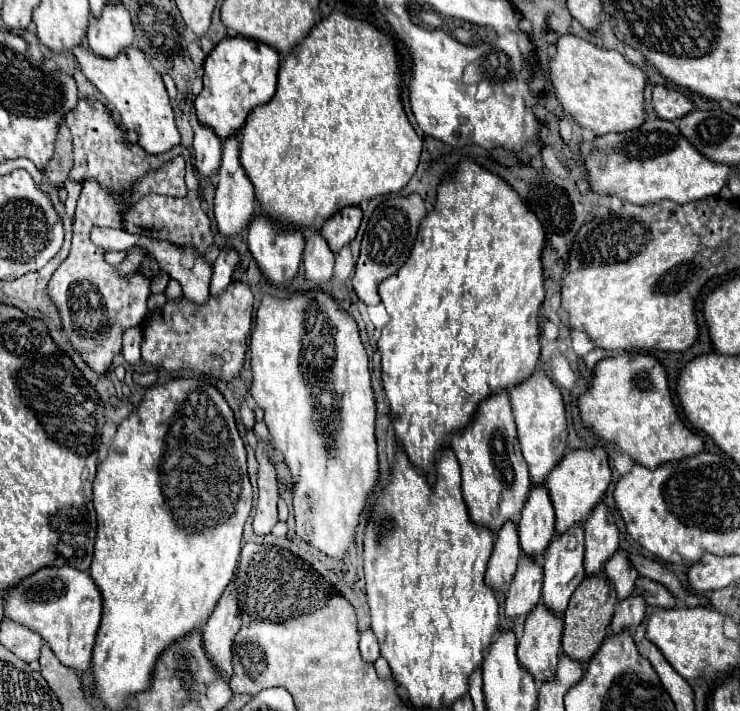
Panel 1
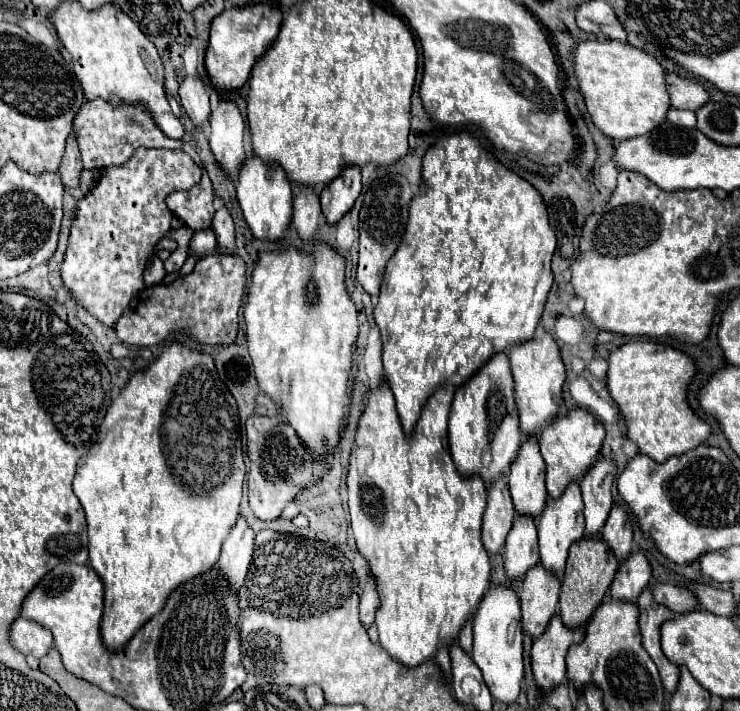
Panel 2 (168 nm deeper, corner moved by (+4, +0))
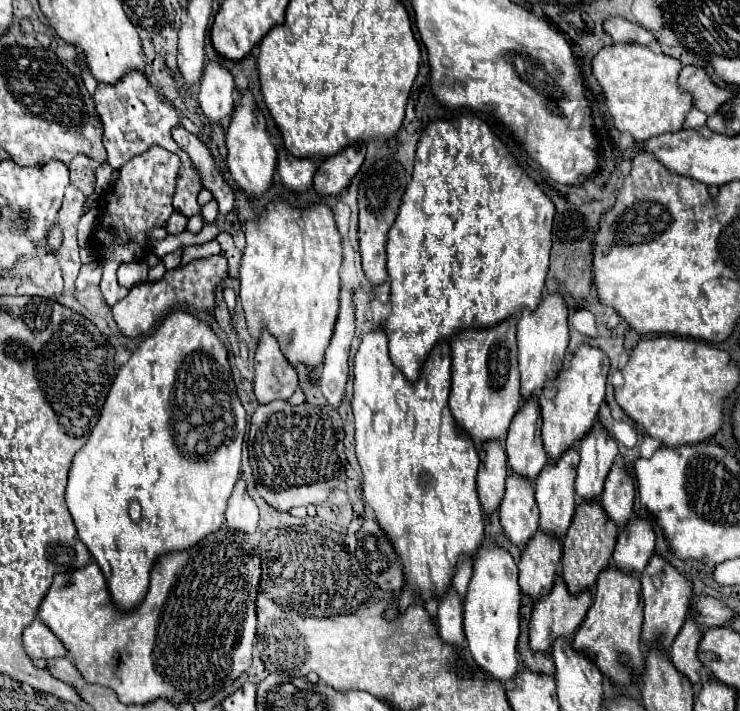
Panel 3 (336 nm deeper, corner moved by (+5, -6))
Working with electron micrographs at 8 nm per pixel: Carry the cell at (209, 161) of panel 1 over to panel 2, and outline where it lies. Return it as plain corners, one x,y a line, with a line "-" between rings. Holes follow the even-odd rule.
187,74
183,78
183,82
179,86
179,98
181,98
183,110
193,120
193,124
207,128
209,126
209,114
211,114
209,90
207,90
207,86
199,74
193,74
193,76

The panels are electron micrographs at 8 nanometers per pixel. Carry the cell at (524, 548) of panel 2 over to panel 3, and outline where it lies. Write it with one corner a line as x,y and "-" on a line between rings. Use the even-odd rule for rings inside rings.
510,472
500,506
500,524
506,538
522,550
538,532
538,518
540,512
534,500
532,482

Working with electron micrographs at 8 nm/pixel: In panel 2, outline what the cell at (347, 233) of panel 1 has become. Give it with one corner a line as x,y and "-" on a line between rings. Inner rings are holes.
343,170
343,176
339,176
339,180
331,180
331,184
321,192
321,210
329,224
339,222
341,216
353,208
353,202
361,192
361,170

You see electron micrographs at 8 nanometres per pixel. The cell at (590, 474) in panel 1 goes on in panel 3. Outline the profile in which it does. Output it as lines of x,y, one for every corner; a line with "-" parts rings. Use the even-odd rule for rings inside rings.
582,346
574,358
570,360
570,366
558,374
546,390
538,396
540,412
542,412
542,444
548,454
550,462
558,462
560,456
570,450
570,446
578,444
582,438
588,436
588,432
594,428
600,412
600,404
604,402
604,388
606,388
606,374
608,374
608,358
602,350
592,346

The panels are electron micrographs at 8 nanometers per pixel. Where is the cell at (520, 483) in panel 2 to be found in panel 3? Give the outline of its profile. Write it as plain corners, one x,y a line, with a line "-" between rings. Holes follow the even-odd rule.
524,402
518,418
514,418
510,436
506,438
508,466
510,470
514,470
514,474
536,480
542,468
548,464
540,432
542,416
538,410
538,402

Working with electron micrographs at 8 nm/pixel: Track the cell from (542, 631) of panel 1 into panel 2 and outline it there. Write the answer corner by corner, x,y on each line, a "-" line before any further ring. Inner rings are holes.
539,562
531,568
521,586
521,610
523,610
523,632
531,638
543,634
551,616
557,612
557,596
559,596
561,580
551,576

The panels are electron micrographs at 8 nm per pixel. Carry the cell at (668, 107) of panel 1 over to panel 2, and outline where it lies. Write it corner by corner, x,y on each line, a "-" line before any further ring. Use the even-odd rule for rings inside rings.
677,72
667,76
667,90
671,94
671,106
673,108
697,110
705,102
709,102
709,92
703,88
703,84
699,80
683,78

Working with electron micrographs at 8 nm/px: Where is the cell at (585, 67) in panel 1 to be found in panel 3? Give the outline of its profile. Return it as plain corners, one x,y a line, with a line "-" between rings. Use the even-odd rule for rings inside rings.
612,44
608,48
602,48
592,58
592,74
596,76
598,84
602,86
606,108
608,108
608,112
612,116
612,122
614,122
616,130
632,134
636,142
646,142
646,140
650,140
654,136
660,136
660,134
666,134
666,132
674,132
674,130
682,130
684,116
692,108
692,102
690,102
690,94
682,92
678,88
678,84
676,84
680,68
682,68
682,64
676,58
666,56
662,52
654,52
648,46

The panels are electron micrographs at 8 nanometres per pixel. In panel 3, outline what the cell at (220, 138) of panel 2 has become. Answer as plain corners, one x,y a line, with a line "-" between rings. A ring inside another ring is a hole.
220,58
206,64
198,88
198,102
206,120
222,126
226,132
234,114
234,80
226,66
222,66

